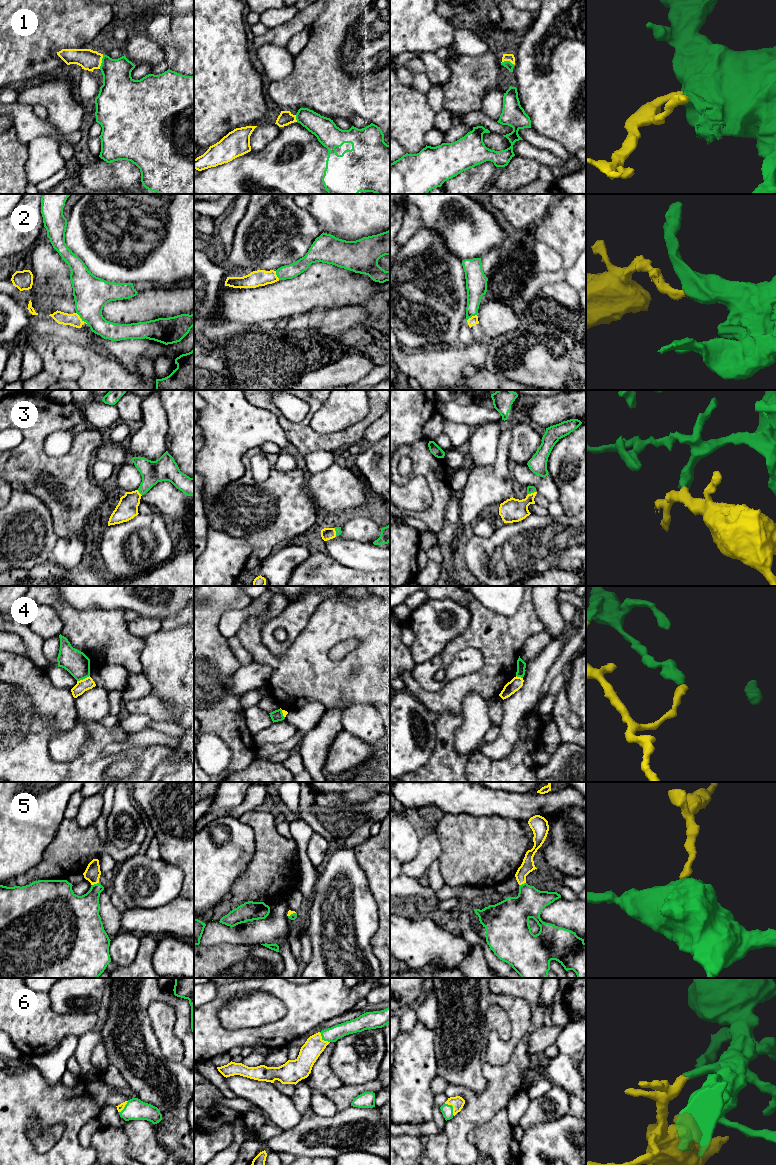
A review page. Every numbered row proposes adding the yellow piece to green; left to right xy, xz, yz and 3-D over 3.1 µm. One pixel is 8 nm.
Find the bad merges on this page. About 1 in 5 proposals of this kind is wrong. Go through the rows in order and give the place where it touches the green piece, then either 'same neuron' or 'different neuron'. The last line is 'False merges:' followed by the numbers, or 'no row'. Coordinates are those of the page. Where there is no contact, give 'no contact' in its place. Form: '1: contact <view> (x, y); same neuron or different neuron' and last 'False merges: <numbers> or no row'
1: contact xy (102, 62); same neuron
2: contact xy (81, 318); different neuron
3: contact yz (531, 492); same neuron
4: contact xy (83, 678); different neuron
5: contact xy (95, 884); same neuron
6: contact yz (452, 1107); same neuron
False merges: 2, 4

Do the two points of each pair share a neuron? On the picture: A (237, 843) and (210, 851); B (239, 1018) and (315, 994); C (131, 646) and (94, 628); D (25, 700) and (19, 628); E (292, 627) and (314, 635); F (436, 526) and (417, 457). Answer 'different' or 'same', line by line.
A: same
B: different
C: same
D: different
E: different
F: same

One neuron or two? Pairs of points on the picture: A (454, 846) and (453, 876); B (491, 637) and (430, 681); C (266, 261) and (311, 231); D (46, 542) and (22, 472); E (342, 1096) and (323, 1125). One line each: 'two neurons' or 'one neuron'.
A: one neuron
B: two neurons
C: one neuron
D: two neurons
E: two neurons

